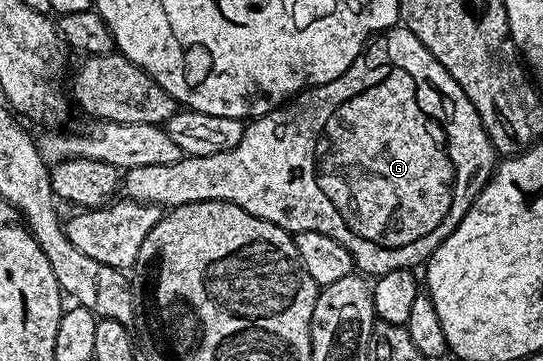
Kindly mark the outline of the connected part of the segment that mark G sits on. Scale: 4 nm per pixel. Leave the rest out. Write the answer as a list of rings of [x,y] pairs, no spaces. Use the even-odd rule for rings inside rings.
[[[398,25],[378,34],[362,51],[361,56],[342,75],[335,77],[335,81],[327,81],[318,87],[298,91],[292,99],[282,103],[271,113],[252,120],[246,126],[243,137],[239,145],[235,145],[235,149],[210,155],[191,155],[167,165],[128,168],[123,175],[123,195],[124,198],[133,199],[137,203],[154,203],[156,207],[162,209],[172,209],[195,201],[227,201],[239,205],[239,209],[247,209],[247,213],[263,221],[279,225],[290,233],[298,231],[327,233],[327,237],[335,237],[335,241],[339,241],[339,245],[343,245],[347,253],[351,253],[358,272],[376,277],[383,273],[391,273],[391,269],[404,267],[413,269],[416,268],[416,263],[424,264],[428,260],[433,250],[459,225],[459,221],[463,221],[467,209],[471,209],[475,197],[493,175],[499,162],[499,154],[497,155],[493,147],[496,147],[494,140],[490,139],[477,107],[471,105],[467,93],[463,93],[455,77],[451,77],[451,73],[447,73],[447,69],[443,69],[443,65],[435,61],[427,45],[423,45],[419,37],[415,37],[415,33],[408,31],[404,25]]]

